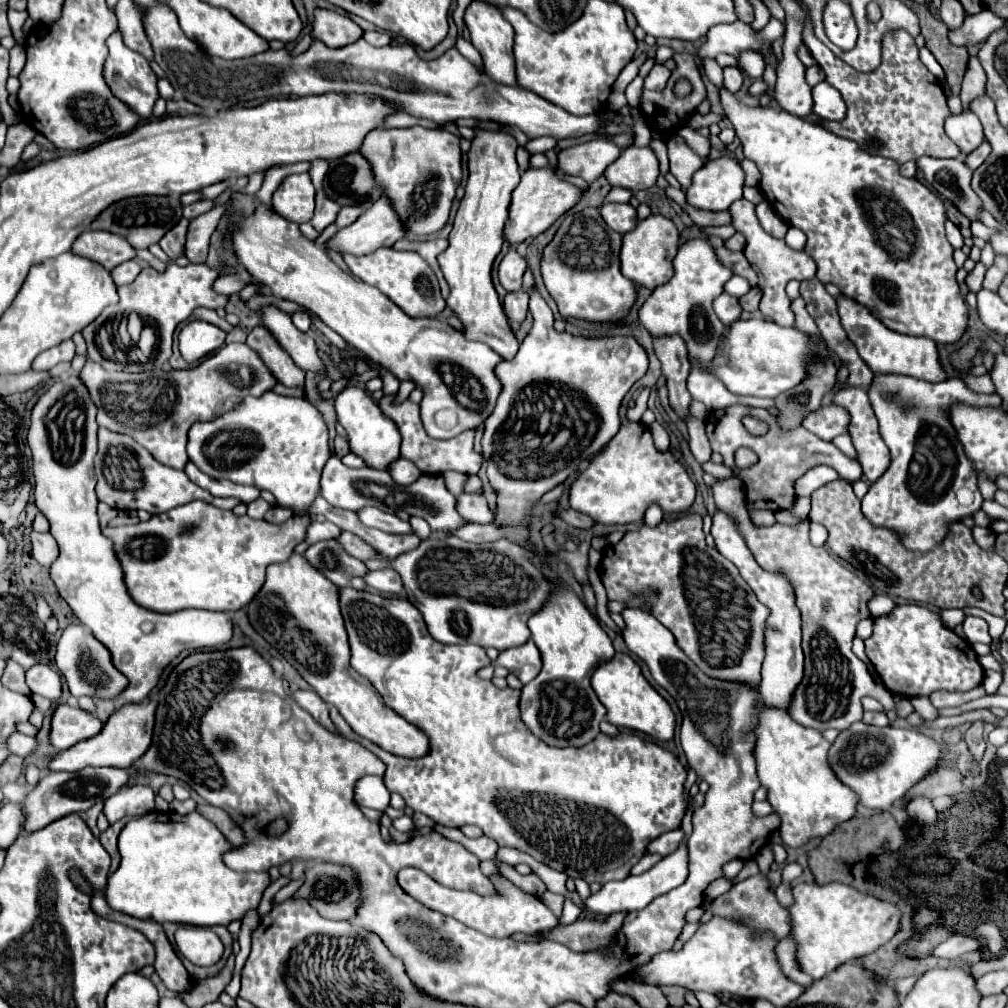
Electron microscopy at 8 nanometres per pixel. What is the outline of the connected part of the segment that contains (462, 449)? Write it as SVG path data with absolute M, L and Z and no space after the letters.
M384 395L378 401L378 407L384 411L384 415L388 415L400 427L400 433L402 433L400 453L402 453L402 457L410 459L426 475L442 475L444 471L450 471L450 469L462 471L466 475L476 475L480 471L482 455L478 455L472 447L474 445L474 429L468 429L452 439L432 439L422 427L420 405L412 403L410 399L402 401L402 403L394 403L394 399L396 399L396 395Z

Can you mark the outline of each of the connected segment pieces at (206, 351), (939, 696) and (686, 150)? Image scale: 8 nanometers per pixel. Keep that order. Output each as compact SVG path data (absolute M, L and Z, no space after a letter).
M190 321L180 331L180 353L186 363L198 363L202 357L214 353L224 345L226 333L206 321Z
M976 687L976 689L970 689L970 691L934 691L930 701L936 709L941 709L945 707L958 707L966 701L972 701L972 699L978 699L984 695L984 687Z
M676 133L668 137L666 147L668 147L668 159L670 159L670 173L678 179L683 189L687 189L691 184L694 171L700 169L704 161Z

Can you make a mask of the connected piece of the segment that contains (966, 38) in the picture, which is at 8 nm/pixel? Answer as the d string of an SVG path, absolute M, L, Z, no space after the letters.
M982 9L976 15L970 15L960 29L954 29L948 33L948 39L952 45L972 45L986 41L990 33L1004 27L1006 19L994 15L990 9Z

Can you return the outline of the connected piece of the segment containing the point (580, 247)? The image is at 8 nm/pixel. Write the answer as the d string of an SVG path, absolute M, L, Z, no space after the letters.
M586 207L564 219L542 255L542 277L562 317L616 323L630 313L638 289L620 273L620 245L622 235L612 231L594 207Z

